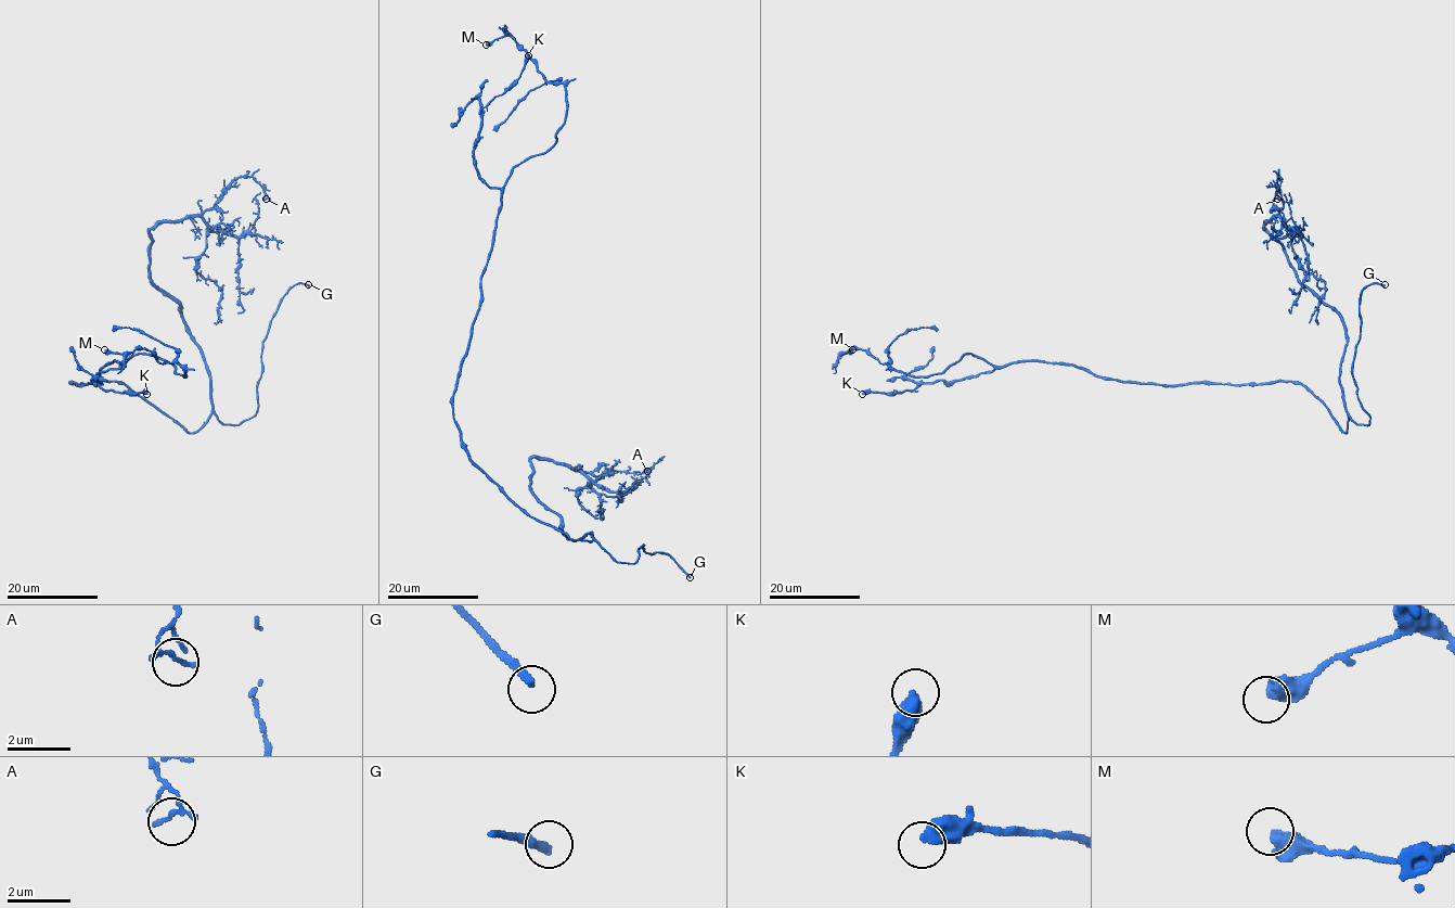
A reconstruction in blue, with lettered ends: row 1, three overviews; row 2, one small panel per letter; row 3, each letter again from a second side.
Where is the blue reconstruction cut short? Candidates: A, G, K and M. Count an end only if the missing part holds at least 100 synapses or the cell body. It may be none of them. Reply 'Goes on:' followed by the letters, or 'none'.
Goes on: G

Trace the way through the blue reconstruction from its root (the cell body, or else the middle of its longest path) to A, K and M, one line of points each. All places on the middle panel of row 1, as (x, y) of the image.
A: (494, 483), (531, 516), (590, 541), (590, 532), (568, 539), (533, 495), (530, 459), (595, 476), (647, 471)
K: (494, 483), (470, 457), (452, 393), (500, 205), (474, 158), (480, 110), (528, 55)
M: (494, 483), (470, 457), (452, 393), (501, 188), (514, 167), (554, 144), (566, 97), (511, 36), (486, 45)

